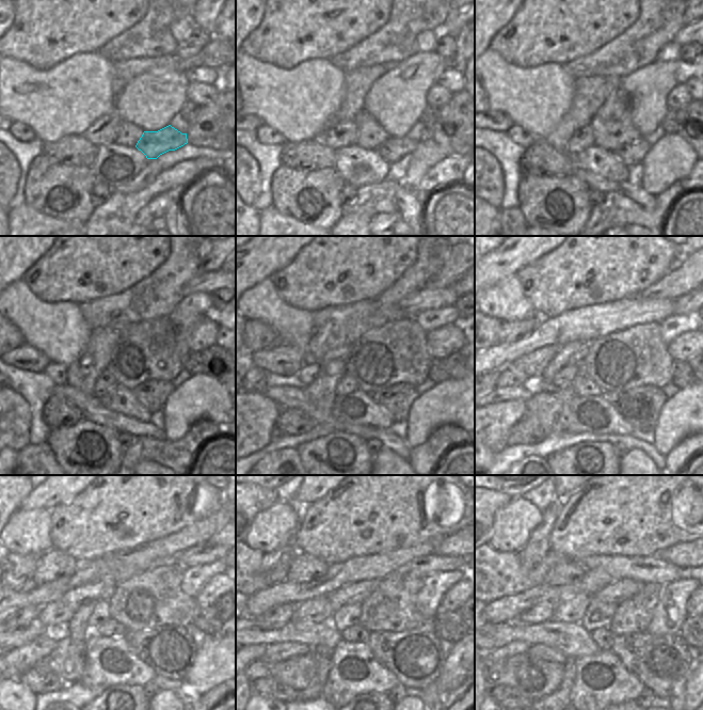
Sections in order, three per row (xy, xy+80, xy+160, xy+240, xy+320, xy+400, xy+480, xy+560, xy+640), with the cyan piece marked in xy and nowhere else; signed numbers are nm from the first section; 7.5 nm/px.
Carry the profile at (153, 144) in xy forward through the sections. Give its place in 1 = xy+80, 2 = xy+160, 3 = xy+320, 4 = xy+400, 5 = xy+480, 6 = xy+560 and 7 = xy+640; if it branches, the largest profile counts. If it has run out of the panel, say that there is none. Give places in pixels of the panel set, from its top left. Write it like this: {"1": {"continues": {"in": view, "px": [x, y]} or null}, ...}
{"1": {"continues": {"in": "xy+80", "px": [393, 150]}}, "2": {"continues": {"in": "xy+160", "px": [633, 153]}}, "3": {"continues": {"in": "xy+320", "px": [397, 399]}}, "4": {"continues": {"in": "xy+400", "px": [641, 406]}}, "5": {"continues": {"in": "xy+480", "px": [170, 650]}}, "6": {"continues": {"in": "xy+560", "px": [415, 656]}}, "7": {"continues": {"in": "xy+640", "px": [658, 661]}}}

